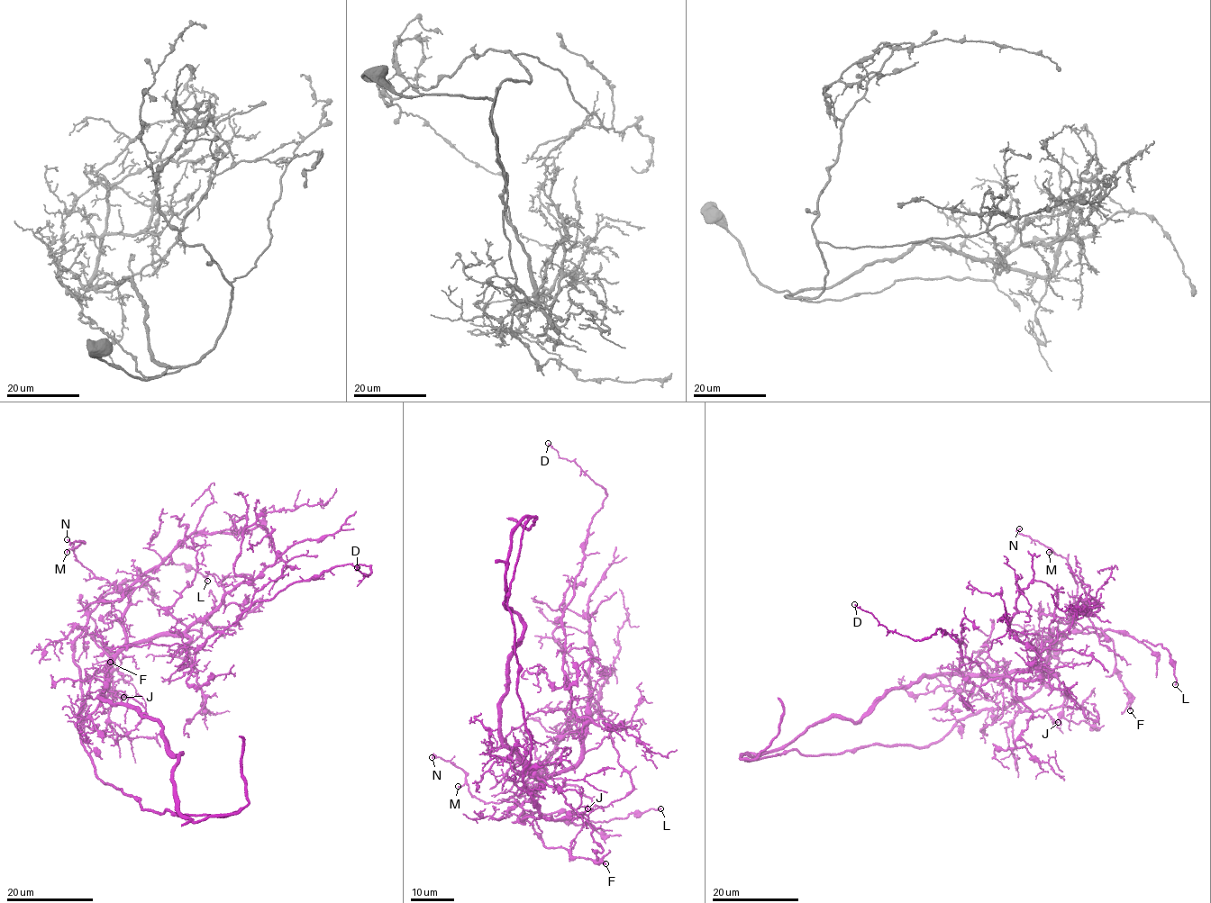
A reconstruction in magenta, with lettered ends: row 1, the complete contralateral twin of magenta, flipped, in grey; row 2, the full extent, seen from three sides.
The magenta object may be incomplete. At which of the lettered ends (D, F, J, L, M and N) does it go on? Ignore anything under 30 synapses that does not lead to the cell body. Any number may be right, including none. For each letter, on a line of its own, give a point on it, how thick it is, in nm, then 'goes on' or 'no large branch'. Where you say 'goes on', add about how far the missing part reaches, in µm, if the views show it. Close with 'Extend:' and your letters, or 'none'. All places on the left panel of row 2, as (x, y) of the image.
D: at (357, 567); 120 nm thick; no large branch
F: at (110, 662); 280 nm thick; no large branch
J: at (123, 697); 150 nm thick; no large branch
L: at (207, 581); 170 nm thick; no large branch
M: at (67, 552); 160 nm thick; no large branch
N: at (67, 539); 170 nm thick; no large branch
Extend: none

